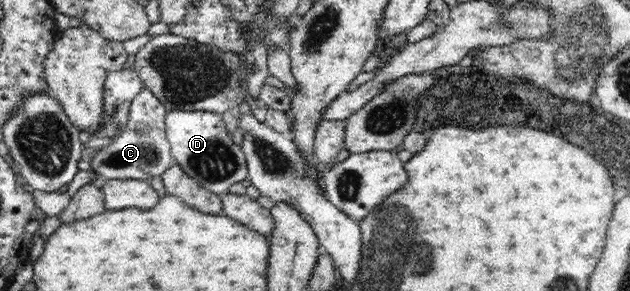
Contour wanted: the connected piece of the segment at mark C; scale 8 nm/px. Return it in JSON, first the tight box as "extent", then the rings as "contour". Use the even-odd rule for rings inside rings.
{"extent":[90,88,174,185],"contour":[[[142,88],[133,99],[128,113],[128,123],[111,143],[102,147],[90,162],[91,169],[98,174],[98,179],[91,183],[99,185],[109,179],[137,179],[150,181],[152,177],[164,175],[174,163],[168,138],[165,137],[164,117],[167,109],[160,103],[158,96],[150,88]]]}

